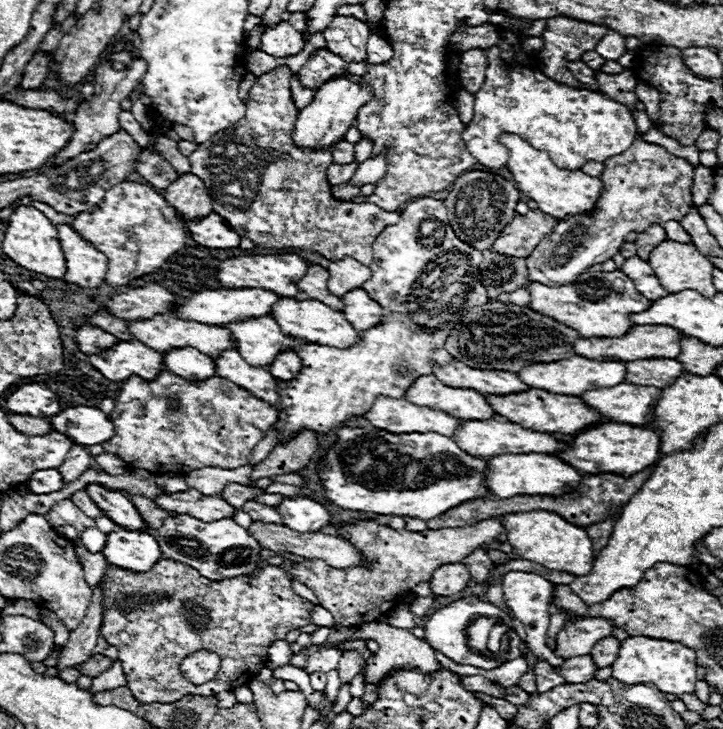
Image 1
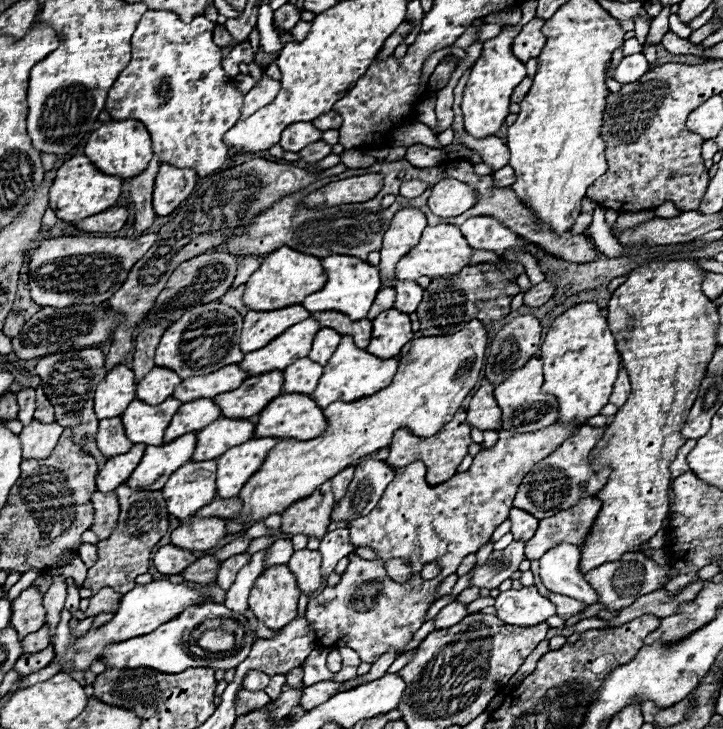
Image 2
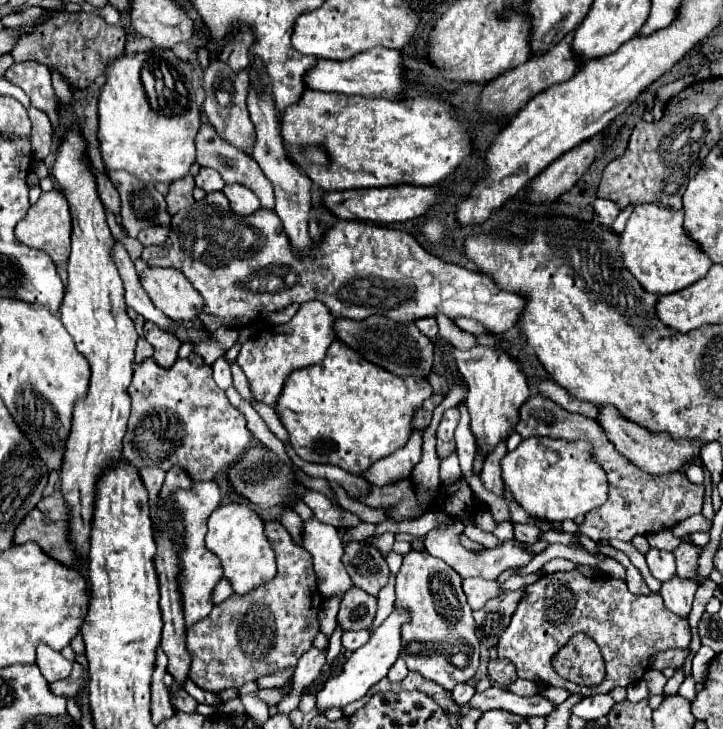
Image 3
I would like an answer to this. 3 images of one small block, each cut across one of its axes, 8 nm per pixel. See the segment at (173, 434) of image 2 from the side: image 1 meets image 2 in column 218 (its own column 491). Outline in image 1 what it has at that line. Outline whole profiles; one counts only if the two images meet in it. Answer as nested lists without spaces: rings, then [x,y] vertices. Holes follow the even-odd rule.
[[[434,374],[416,378],[416,382],[412,382],[412,386],[406,390],[406,400],[418,406],[442,410],[460,420],[494,418],[494,410],[480,392],[446,386]]]

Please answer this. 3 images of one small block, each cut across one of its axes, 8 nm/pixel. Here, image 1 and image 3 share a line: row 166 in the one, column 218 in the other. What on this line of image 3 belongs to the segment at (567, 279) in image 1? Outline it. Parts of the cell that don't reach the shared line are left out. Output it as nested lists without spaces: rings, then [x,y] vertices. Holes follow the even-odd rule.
[[[268,522],[264,526],[264,536],[268,538],[276,554],[276,576],[268,584],[262,584],[244,596],[230,596],[228,600],[216,604],[208,618],[192,624],[192,628],[188,626],[186,630],[186,646],[192,656],[190,680],[206,692],[218,694],[230,686],[242,688],[242,684],[250,680],[272,674],[286,666],[296,666],[298,658],[312,648],[312,640],[320,632],[318,610],[322,604],[322,596],[316,592],[310,554],[302,546],[292,542],[290,534],[280,522]]]

